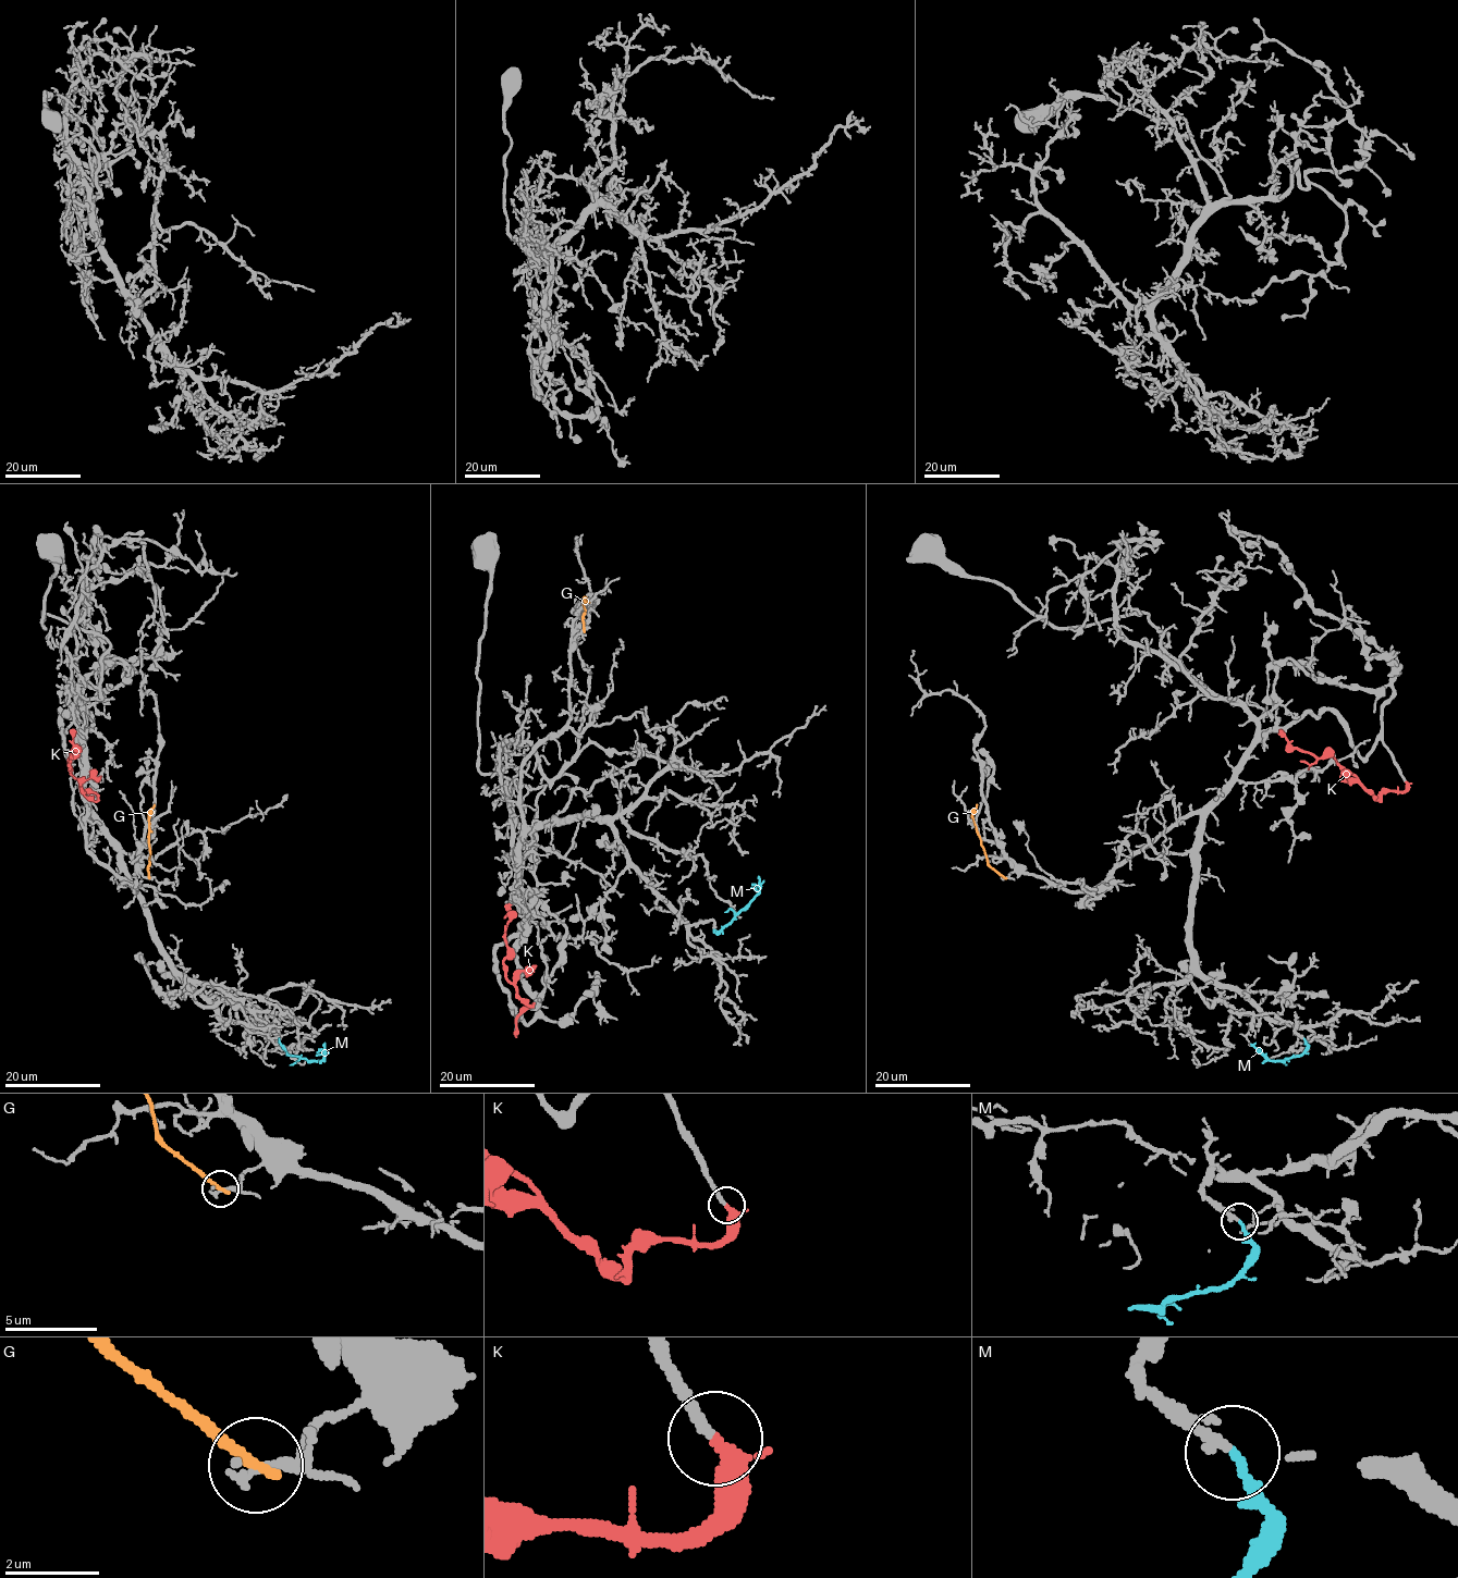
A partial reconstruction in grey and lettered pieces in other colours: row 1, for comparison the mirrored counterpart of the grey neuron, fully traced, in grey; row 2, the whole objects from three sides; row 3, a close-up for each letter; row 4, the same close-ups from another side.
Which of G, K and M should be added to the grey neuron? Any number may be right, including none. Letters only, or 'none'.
K, M

